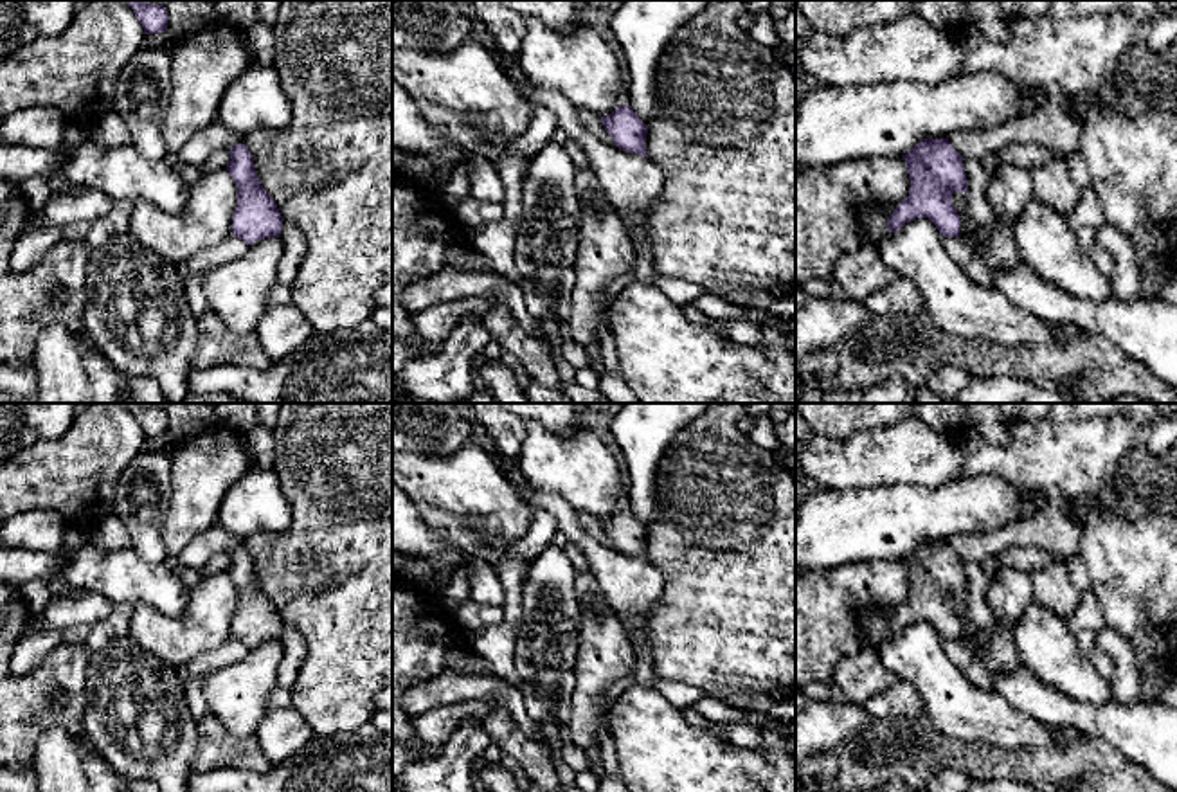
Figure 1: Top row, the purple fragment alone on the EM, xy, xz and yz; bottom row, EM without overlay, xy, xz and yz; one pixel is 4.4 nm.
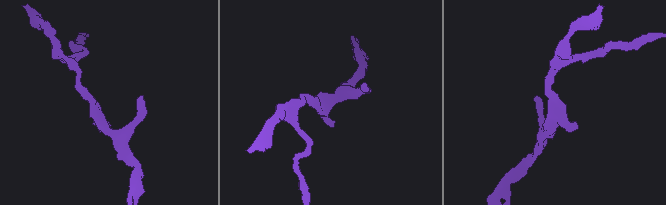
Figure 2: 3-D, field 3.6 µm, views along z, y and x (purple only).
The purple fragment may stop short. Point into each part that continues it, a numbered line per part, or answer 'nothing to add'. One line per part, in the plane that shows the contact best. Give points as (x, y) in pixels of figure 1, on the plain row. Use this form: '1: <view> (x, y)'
nothing to add

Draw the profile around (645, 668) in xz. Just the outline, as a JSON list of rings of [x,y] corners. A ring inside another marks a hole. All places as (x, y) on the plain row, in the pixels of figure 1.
[[[646,639],[635,662],[635,680],[642,686],[651,686],[657,679],[659,675],[651,655],[651,643]]]

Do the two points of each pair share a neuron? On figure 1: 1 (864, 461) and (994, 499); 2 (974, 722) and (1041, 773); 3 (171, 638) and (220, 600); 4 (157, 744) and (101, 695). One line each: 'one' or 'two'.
1: two
2: two
3: one
4: one

